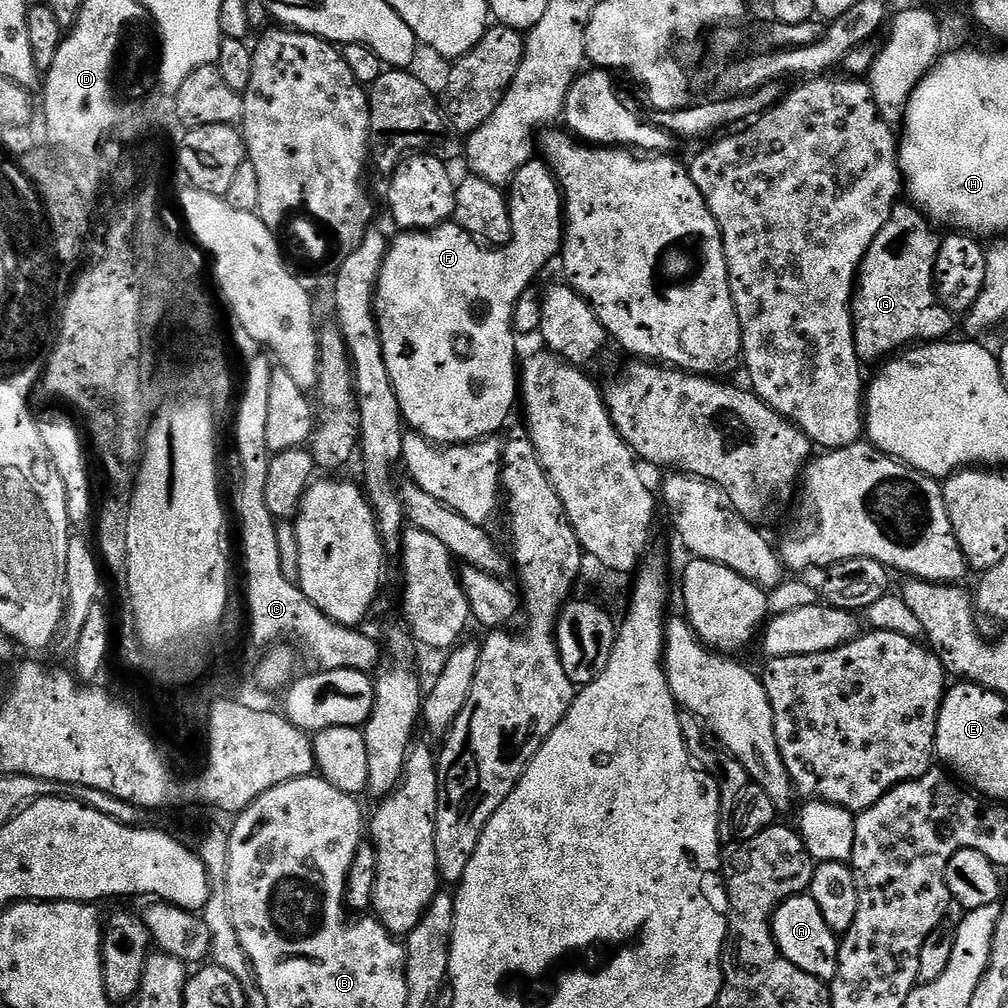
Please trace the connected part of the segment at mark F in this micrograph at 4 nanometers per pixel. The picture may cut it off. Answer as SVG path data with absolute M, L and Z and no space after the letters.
M533 158L526 162L522 173L524 180L524 209L519 209L514 220L512 241L503 246L485 247L475 236L462 230L455 222L440 224L437 228L427 230L404 230L400 236L392 236L388 245L388 253L376 283L376 325L382 338L382 354L386 358L386 370L390 370L390 382L398 394L400 415L407 427L432 441L436 446L463 445L474 443L485 437L495 437L508 420L512 407L518 404L518 360L516 364L516 339L518 333L515 326L516 307L524 292L533 287L536 275L551 262L557 259L562 248L562 237L566 231L562 221L566 216L566 208L562 203L562 193L556 183L556 173L548 167L543 159Z

